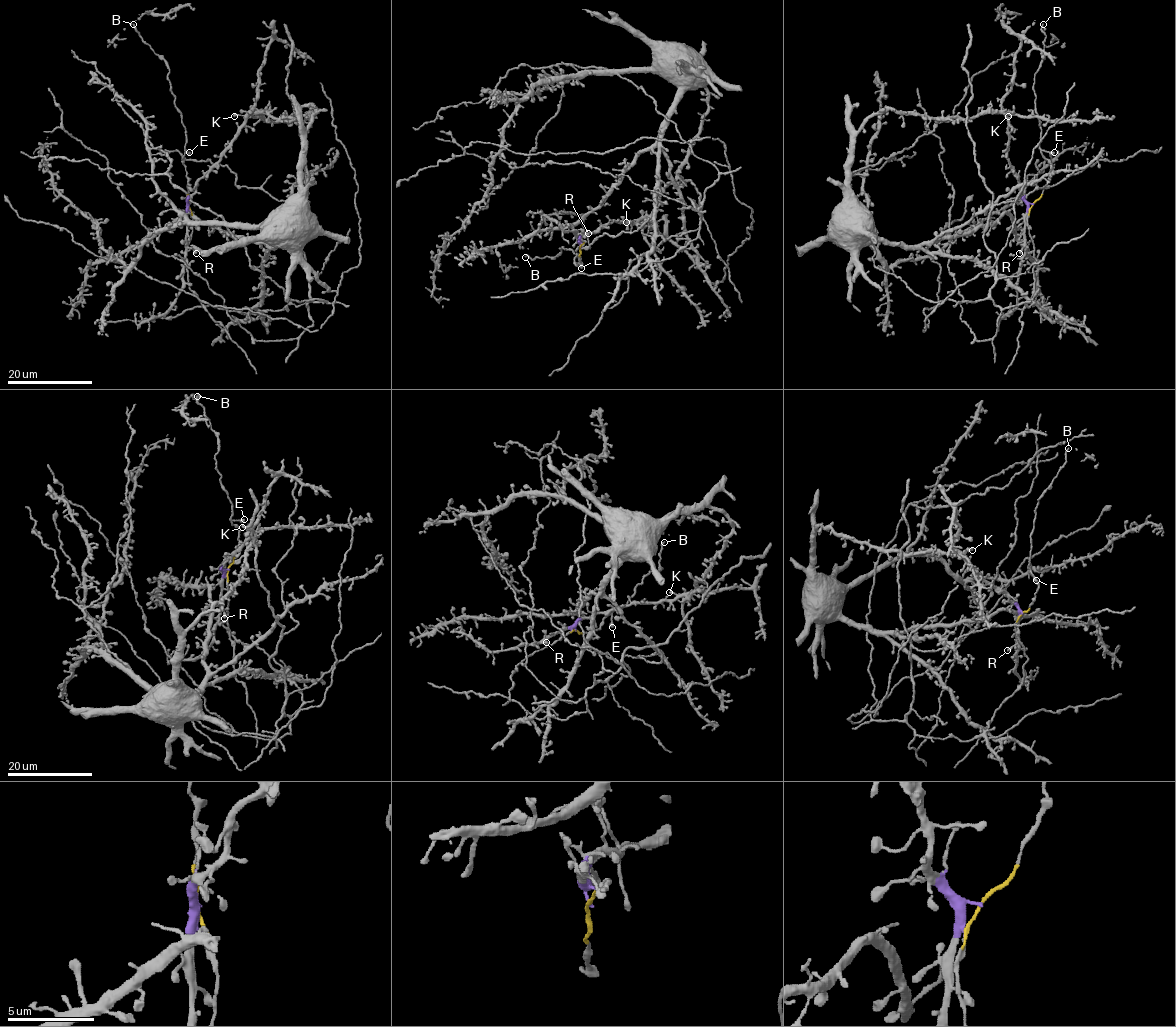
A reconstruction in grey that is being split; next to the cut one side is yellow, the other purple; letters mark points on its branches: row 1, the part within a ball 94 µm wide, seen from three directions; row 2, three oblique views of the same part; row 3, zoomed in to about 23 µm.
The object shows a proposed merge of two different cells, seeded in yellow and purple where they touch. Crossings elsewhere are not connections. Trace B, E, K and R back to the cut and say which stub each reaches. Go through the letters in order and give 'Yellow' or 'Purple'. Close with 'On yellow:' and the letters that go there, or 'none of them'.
B: Yellow
E: Yellow
K: Purple
R: Purple
On yellow: B, E

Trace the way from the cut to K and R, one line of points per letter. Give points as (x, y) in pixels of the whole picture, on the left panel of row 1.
K: (187, 204), (195, 184), (219, 159), (244, 121), (243, 115), (233, 116)
R: (187, 204), (186, 244), (196, 253)

